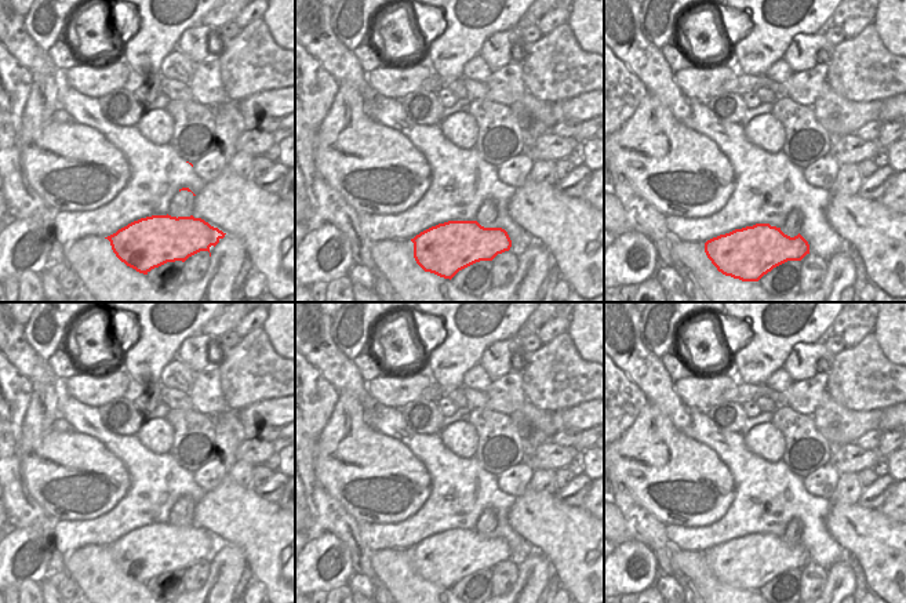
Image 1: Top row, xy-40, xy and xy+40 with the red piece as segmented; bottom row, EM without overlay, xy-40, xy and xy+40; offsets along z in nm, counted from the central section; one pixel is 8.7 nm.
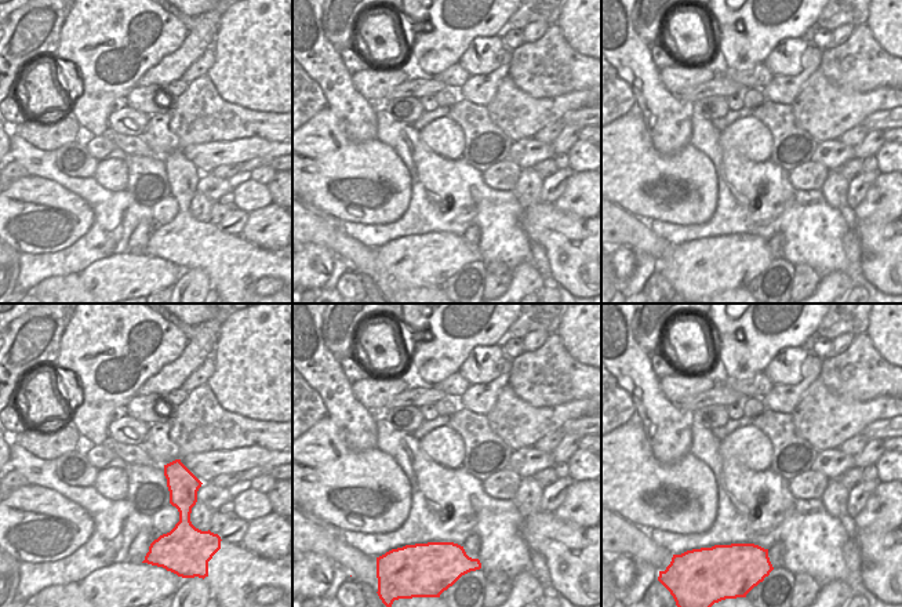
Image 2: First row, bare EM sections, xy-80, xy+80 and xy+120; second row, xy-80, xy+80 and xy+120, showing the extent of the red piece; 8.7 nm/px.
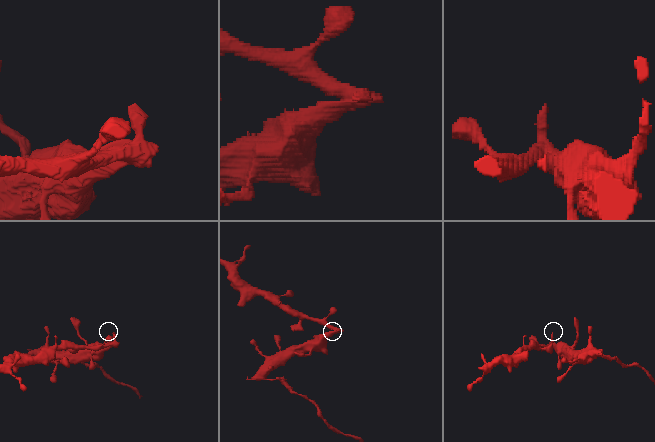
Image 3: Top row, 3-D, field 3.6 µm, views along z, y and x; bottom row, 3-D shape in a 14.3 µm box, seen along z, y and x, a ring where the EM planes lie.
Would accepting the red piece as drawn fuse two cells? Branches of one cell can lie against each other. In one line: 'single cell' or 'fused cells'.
fused cells

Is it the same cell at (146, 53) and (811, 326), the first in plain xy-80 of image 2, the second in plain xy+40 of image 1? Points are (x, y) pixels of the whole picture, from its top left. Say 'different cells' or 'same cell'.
same cell

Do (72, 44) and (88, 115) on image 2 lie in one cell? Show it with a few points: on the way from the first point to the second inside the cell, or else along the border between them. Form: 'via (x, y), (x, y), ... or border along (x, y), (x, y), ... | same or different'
border along (99, 36), (93, 37), (88, 47), (71, 61) | different

